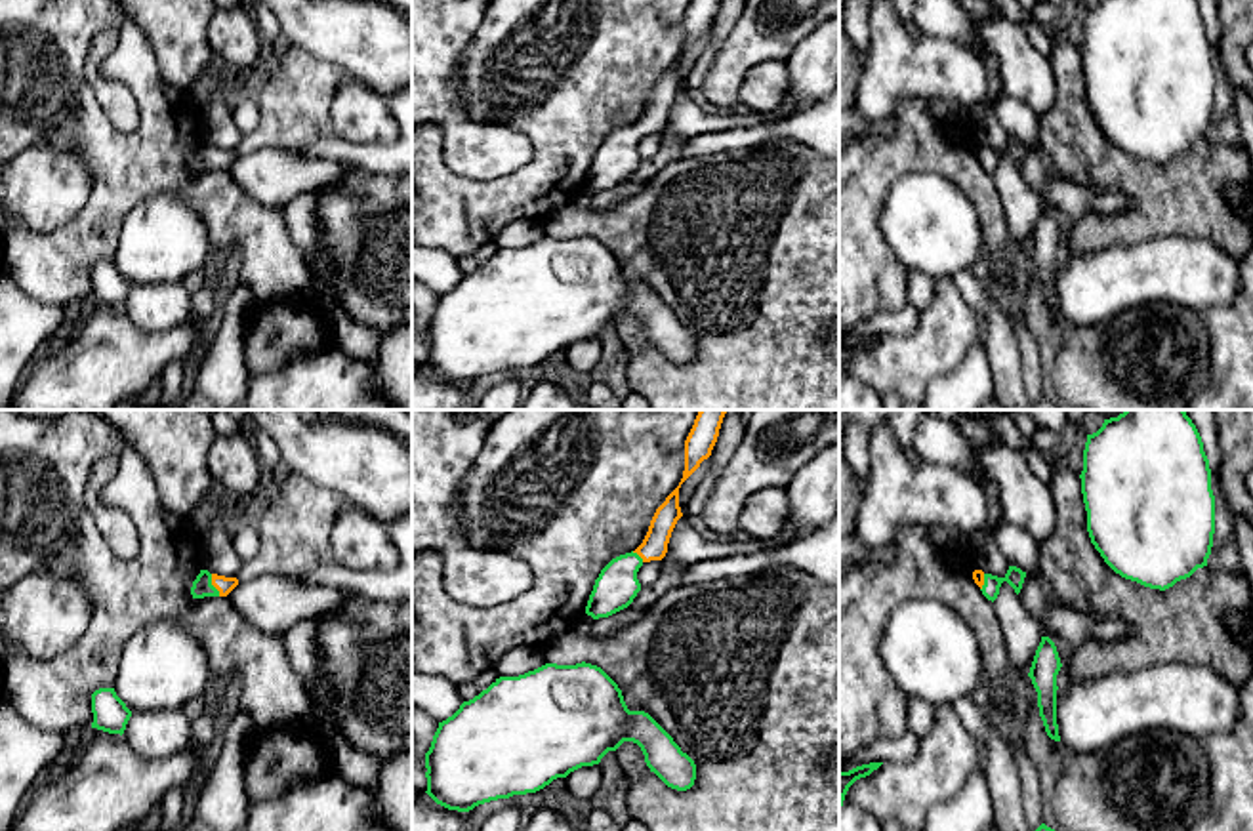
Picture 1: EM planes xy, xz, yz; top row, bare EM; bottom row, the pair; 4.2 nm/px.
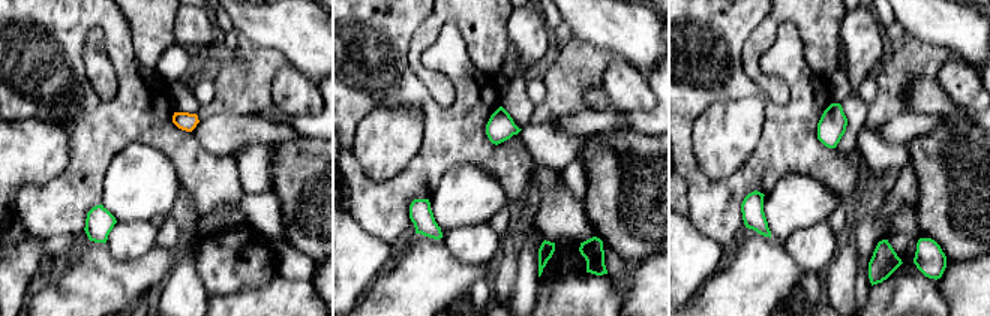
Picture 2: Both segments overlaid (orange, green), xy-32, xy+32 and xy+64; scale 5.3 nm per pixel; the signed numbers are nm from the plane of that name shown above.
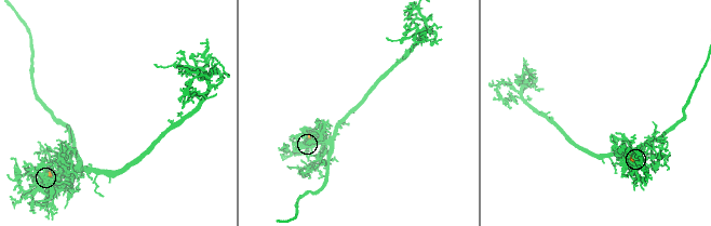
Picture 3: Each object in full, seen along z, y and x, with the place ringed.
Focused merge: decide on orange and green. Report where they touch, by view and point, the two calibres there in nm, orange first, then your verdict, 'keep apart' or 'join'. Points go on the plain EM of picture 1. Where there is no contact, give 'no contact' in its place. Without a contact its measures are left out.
meets orange in xy at (212, 157); 70 nm thick on the orange side, 80 nm on the other; join

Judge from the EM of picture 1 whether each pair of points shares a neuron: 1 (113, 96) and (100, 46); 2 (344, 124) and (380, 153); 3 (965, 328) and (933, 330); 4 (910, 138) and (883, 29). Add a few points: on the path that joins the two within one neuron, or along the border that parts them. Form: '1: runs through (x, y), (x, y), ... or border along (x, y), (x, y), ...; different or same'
1: runs through (102, 84), (94, 77), (96, 58); same
2: border along (332, 134), (351, 141), (391, 143); different
3: runs through (958, 328), (941, 330); same
4: border along (929, 100), (906, 98), (893, 113); different

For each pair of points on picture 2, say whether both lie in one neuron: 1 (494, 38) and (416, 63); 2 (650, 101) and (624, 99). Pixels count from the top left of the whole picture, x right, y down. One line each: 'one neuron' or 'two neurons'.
1: one neuron
2: one neuron

